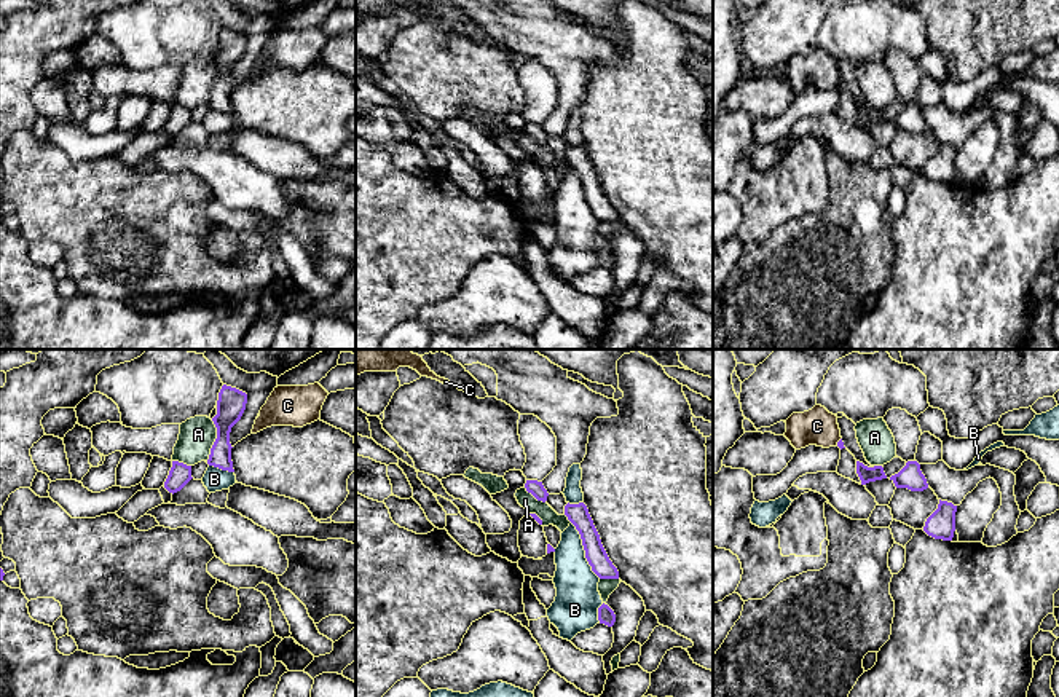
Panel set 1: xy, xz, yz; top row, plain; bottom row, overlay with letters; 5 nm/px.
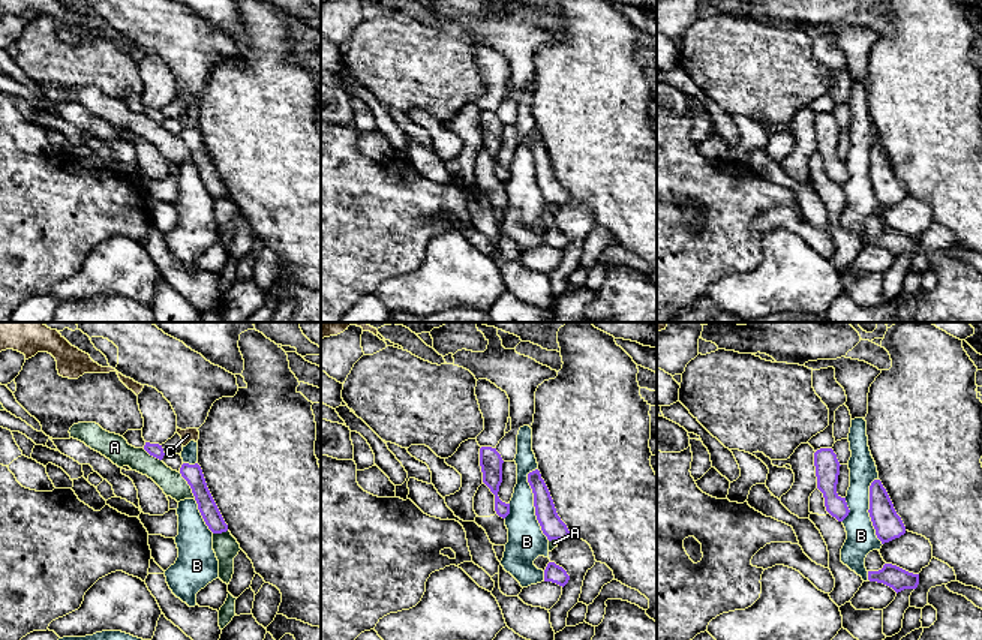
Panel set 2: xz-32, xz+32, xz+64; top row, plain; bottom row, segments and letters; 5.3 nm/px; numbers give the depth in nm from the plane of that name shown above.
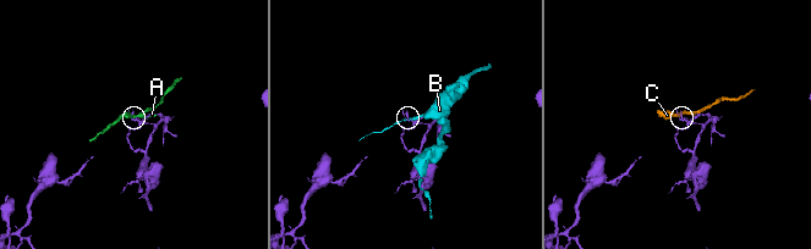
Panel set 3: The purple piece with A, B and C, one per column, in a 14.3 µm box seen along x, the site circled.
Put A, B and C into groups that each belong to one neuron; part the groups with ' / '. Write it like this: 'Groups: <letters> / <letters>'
Groups: A / B / C

